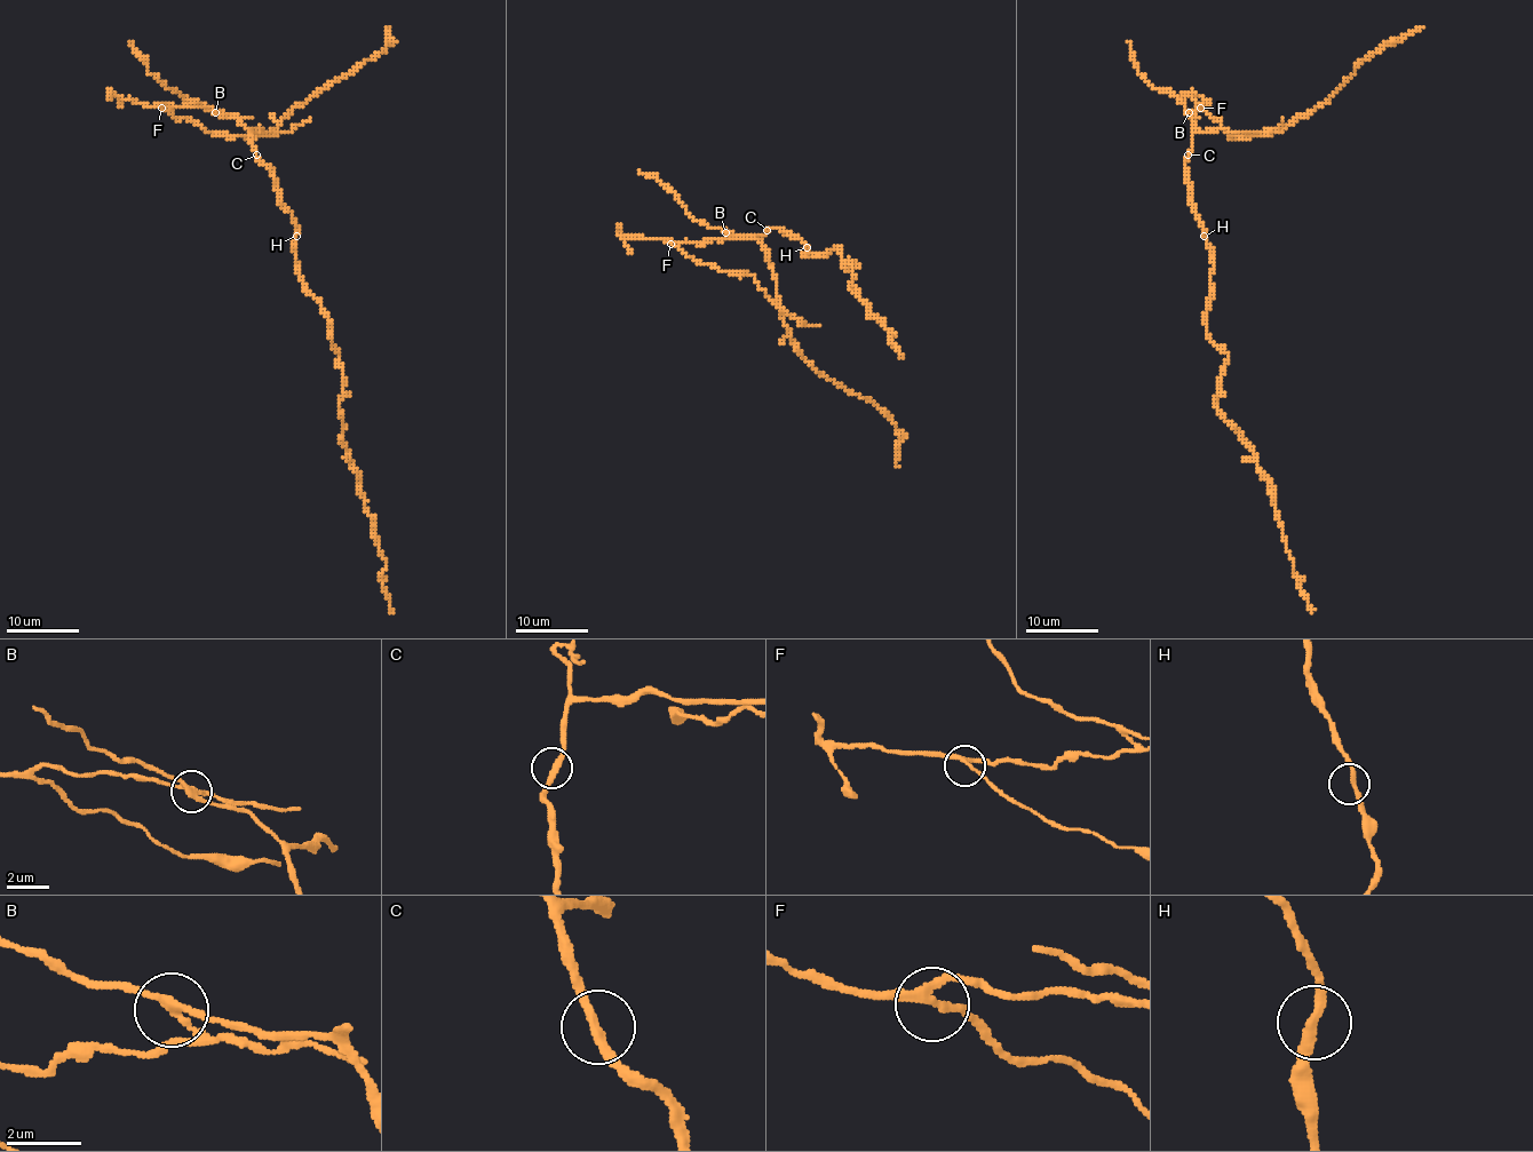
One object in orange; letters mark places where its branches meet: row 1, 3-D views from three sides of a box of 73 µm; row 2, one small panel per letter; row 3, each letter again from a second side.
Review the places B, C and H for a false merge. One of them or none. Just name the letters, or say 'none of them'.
B

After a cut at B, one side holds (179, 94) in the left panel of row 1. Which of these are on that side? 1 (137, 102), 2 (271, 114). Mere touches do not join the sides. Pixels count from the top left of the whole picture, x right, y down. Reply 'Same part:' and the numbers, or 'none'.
Same part: 2

